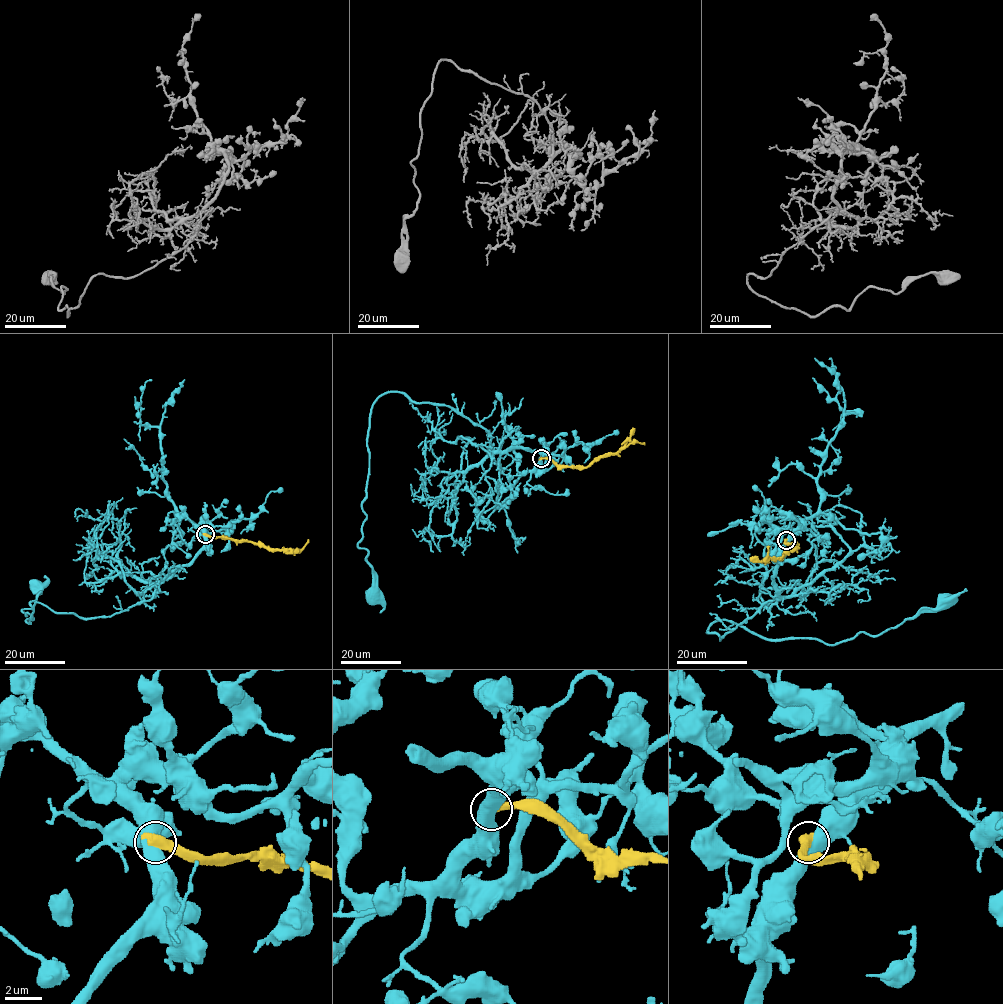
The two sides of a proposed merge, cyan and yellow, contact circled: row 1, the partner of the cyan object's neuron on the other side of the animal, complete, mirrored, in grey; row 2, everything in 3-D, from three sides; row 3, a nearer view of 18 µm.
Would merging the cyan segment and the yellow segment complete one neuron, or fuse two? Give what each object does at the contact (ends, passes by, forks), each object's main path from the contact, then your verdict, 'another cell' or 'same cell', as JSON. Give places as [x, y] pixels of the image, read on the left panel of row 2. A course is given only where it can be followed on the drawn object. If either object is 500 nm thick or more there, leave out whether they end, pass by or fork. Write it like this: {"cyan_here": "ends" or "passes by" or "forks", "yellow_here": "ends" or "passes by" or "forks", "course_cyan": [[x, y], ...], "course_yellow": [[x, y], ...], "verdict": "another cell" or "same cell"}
{"course_cyan": [[205, 535], [148, 600], [111, 616], [36, 602], [28, 623], [36, 587]], "course_yellow": [[205, 534], [252, 541], [274, 549], [300, 549], [309, 540]], "verdict": "another cell"}

